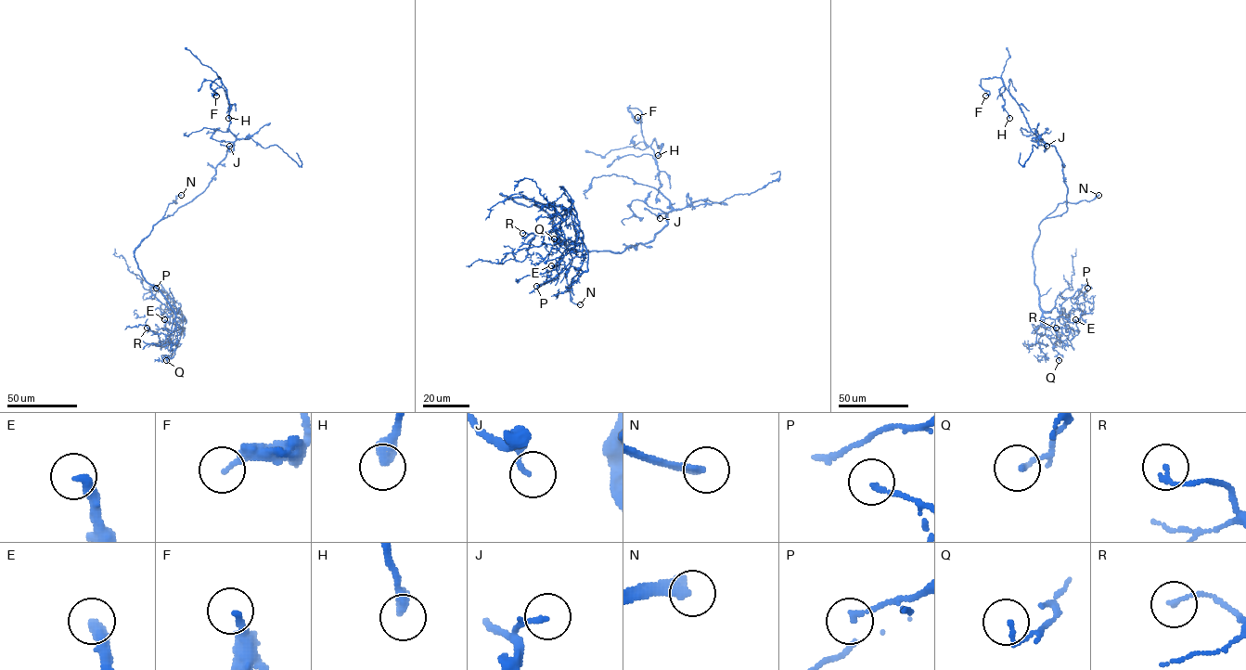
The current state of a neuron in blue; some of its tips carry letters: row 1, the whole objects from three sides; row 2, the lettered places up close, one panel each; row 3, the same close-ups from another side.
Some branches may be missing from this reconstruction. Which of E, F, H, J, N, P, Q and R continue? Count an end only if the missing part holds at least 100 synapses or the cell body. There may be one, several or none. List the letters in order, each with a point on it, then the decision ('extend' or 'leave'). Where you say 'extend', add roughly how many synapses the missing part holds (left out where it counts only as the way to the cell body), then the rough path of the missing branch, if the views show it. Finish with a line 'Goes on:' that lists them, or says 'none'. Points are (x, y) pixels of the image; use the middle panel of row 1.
E: (551, 265) | leave
F: (637, 117) | leave
H: (658, 155) | leave
J: (660, 218) | leave
N: (580, 304) | extend | (580, 304), (596, 307), (608, 298)
P: (536, 286) | leave
Q: (554, 238) | leave
R: (522, 233) | leave
Goes on: N

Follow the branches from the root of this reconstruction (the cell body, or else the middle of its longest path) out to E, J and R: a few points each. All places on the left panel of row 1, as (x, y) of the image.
E: (167, 216), (153, 225), (134, 252), (142, 276), (173, 312), (181, 327), (179, 341), (169, 337), (164, 319)
J: (167, 216), (205, 189), (215, 174), (215, 167), (234, 144), (233, 151), (229, 151), (229, 146)
R: (167, 216), (153, 225), (135, 249), (134, 257), (142, 276), (165, 298), (175, 318), (165, 342), (147, 328)

